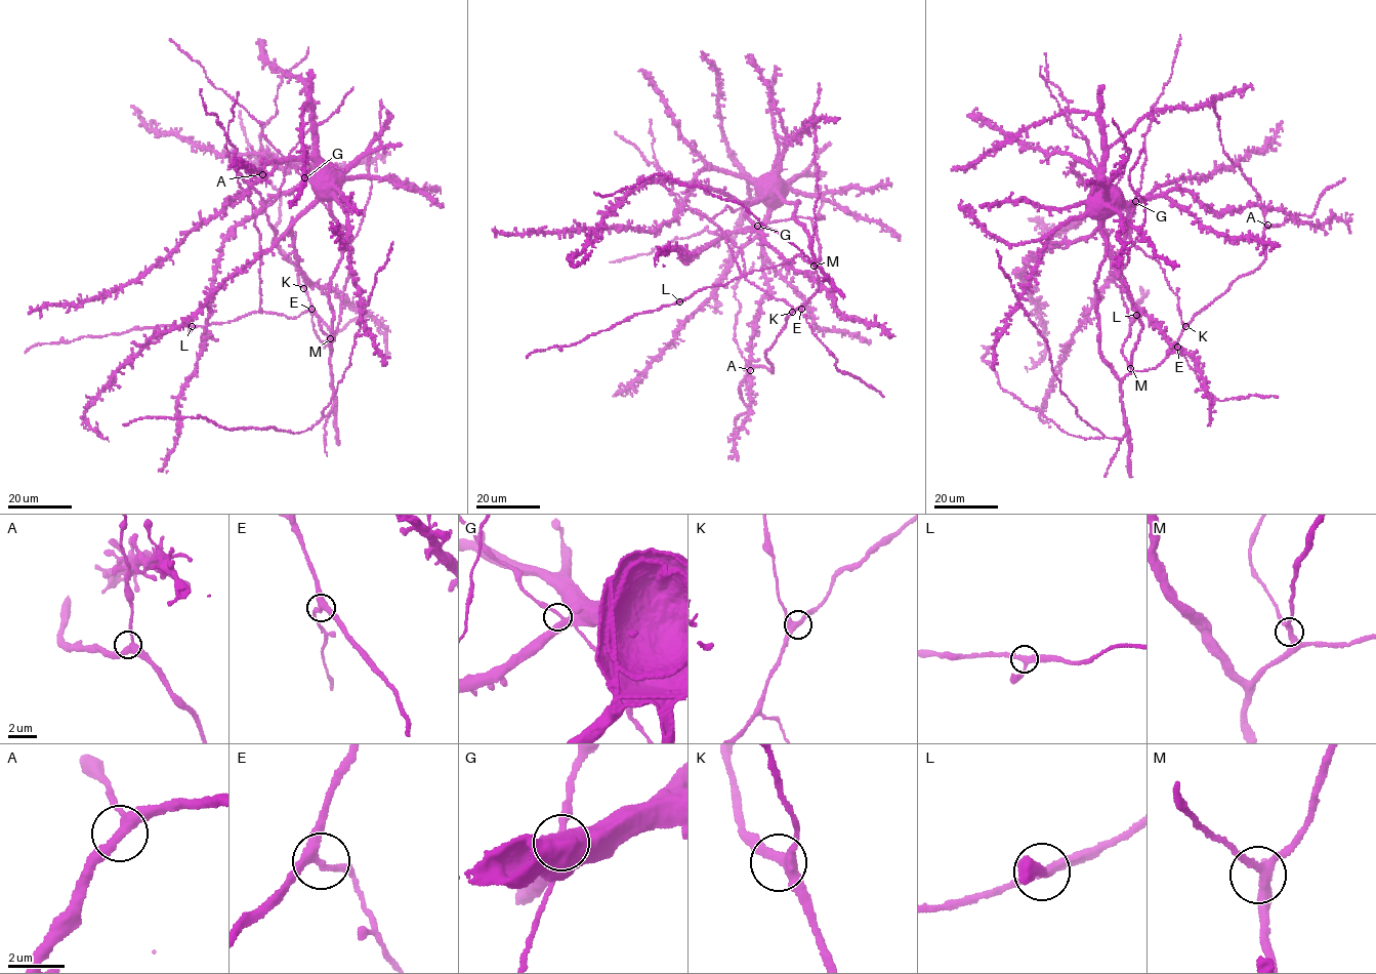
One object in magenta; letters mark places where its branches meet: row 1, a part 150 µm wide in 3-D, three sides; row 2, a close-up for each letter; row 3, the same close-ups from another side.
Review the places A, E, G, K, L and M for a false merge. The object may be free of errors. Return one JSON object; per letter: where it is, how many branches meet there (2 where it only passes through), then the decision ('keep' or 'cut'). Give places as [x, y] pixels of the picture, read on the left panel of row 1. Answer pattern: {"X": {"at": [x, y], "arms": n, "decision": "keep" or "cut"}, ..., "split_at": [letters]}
{"A": {"at": [262, 174], "arms": 3, "decision": "keep"}, "E": {"at": [311, 309], "arms": 3, "decision": "keep"}, "G": {"at": [304, 177], "arms": 3, "decision": "keep"}, "K": {"at": [303, 288], "arms": 3, "decision": "keep"}, "L": {"at": [192, 326], "arms": 3, "decision": "keep"}, "M": {"at": [330, 338], "arms": 3, "decision": "keep"}, "split_at": []}

